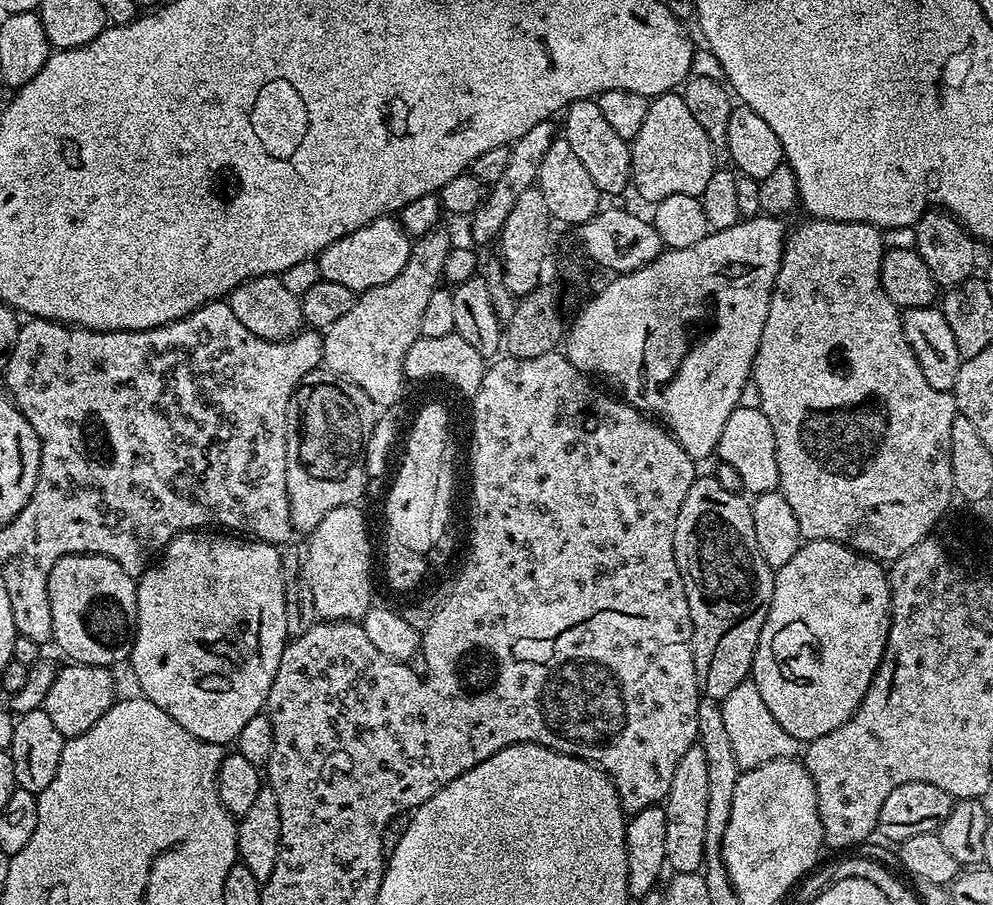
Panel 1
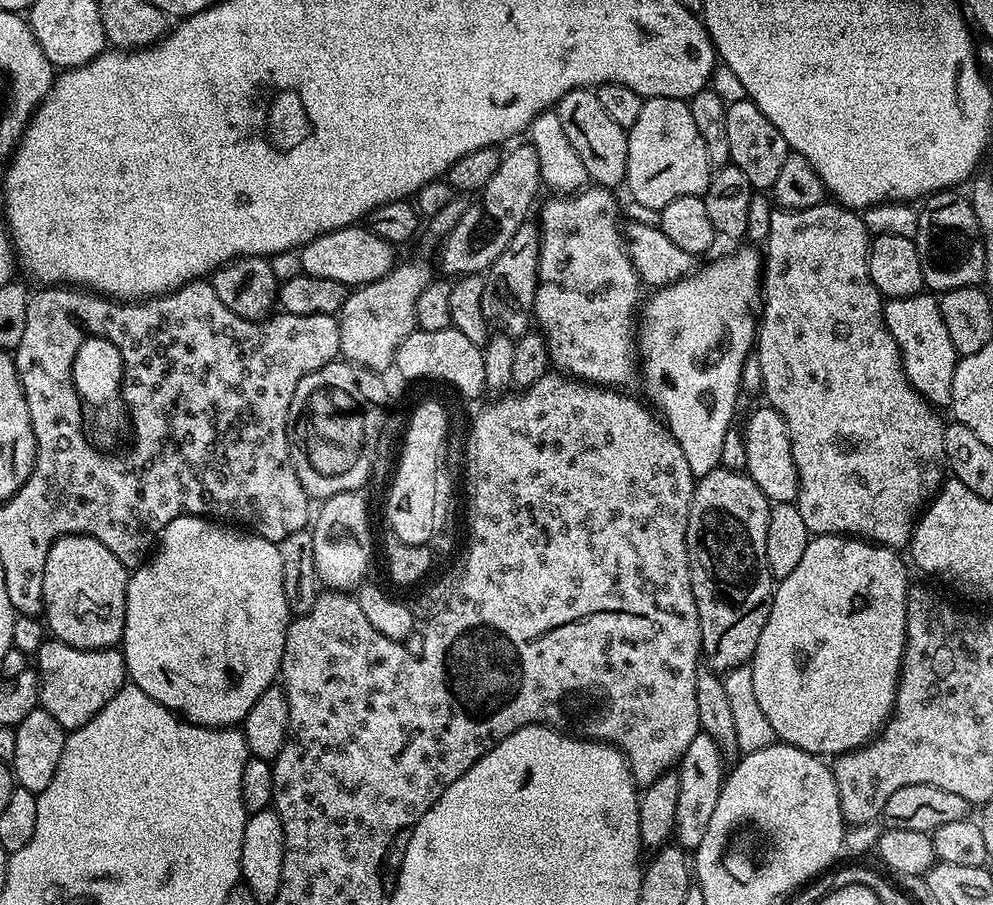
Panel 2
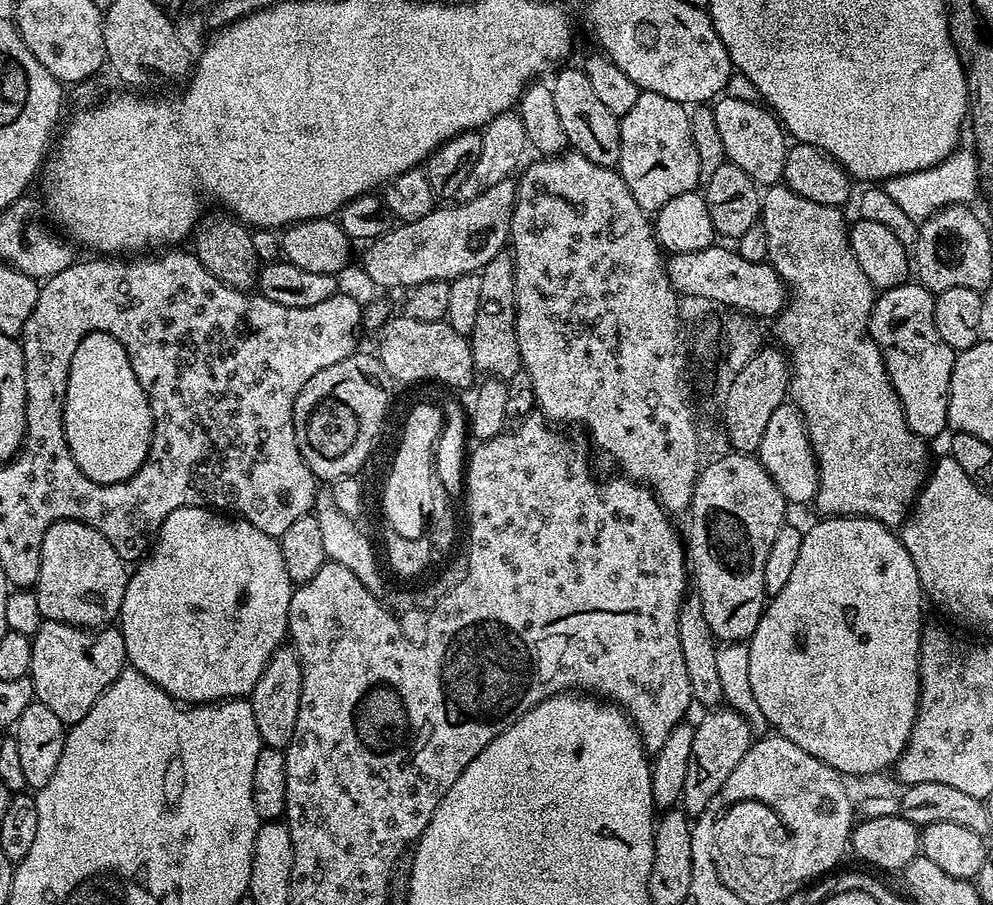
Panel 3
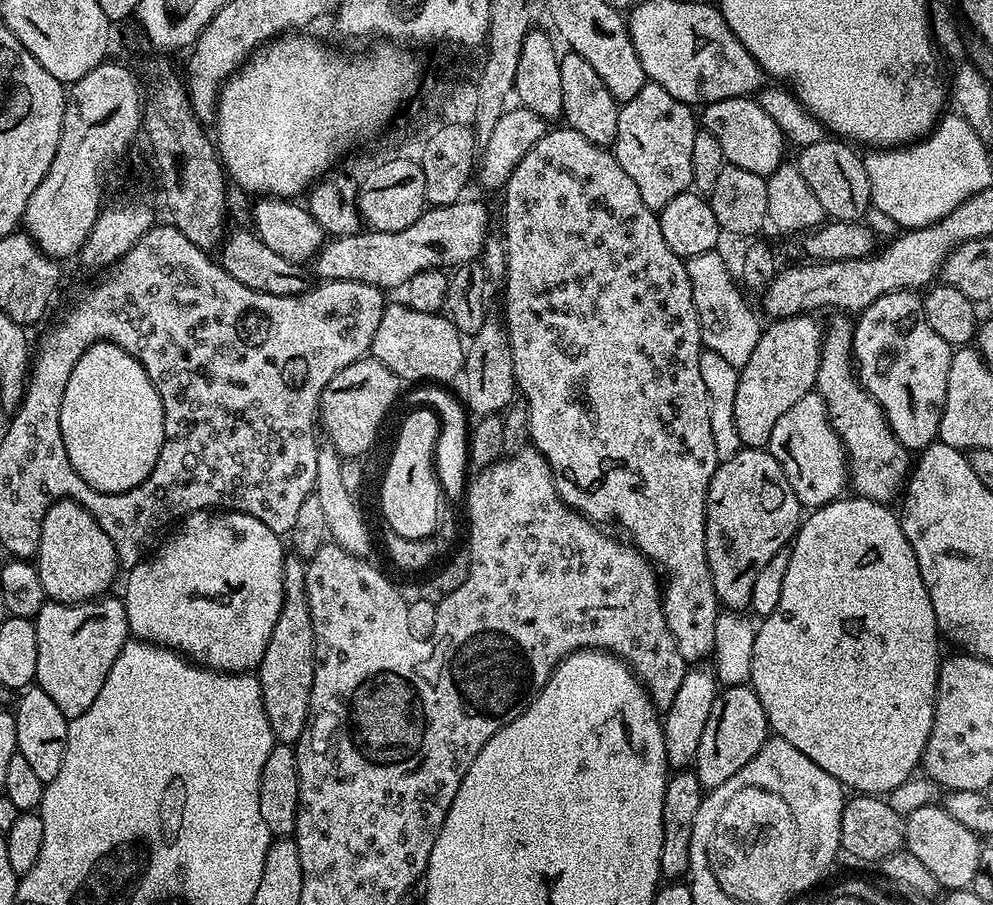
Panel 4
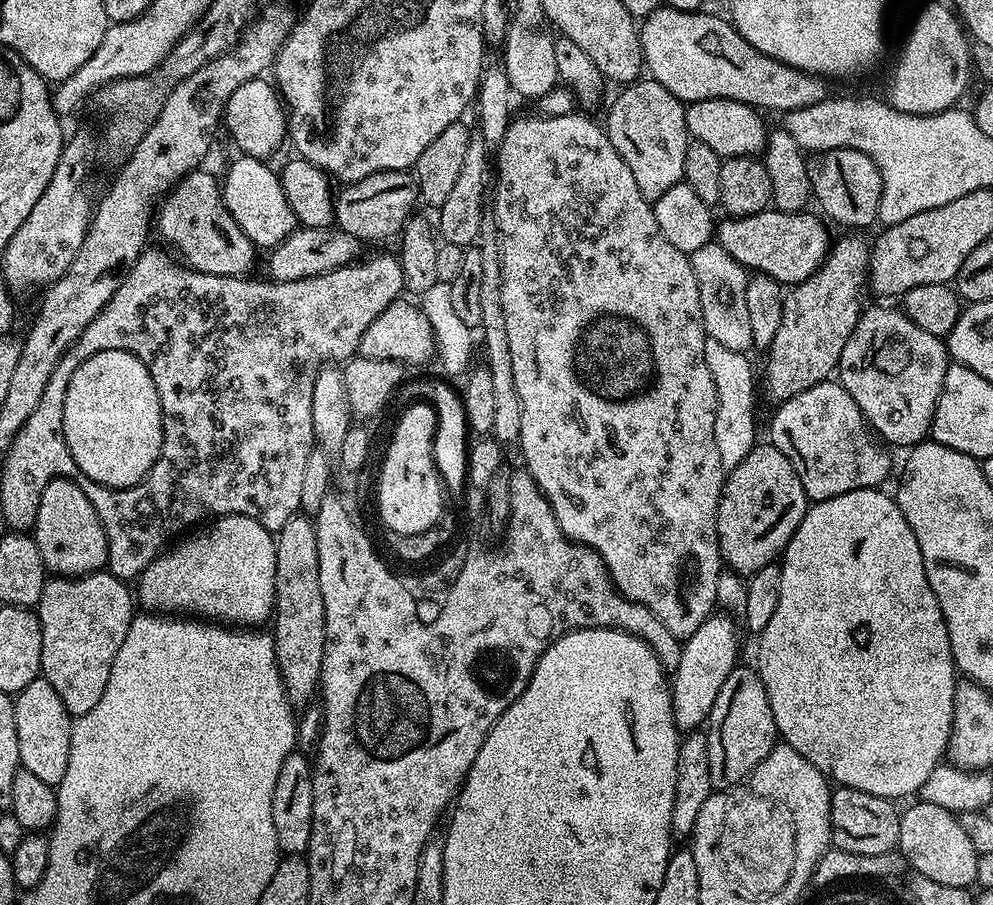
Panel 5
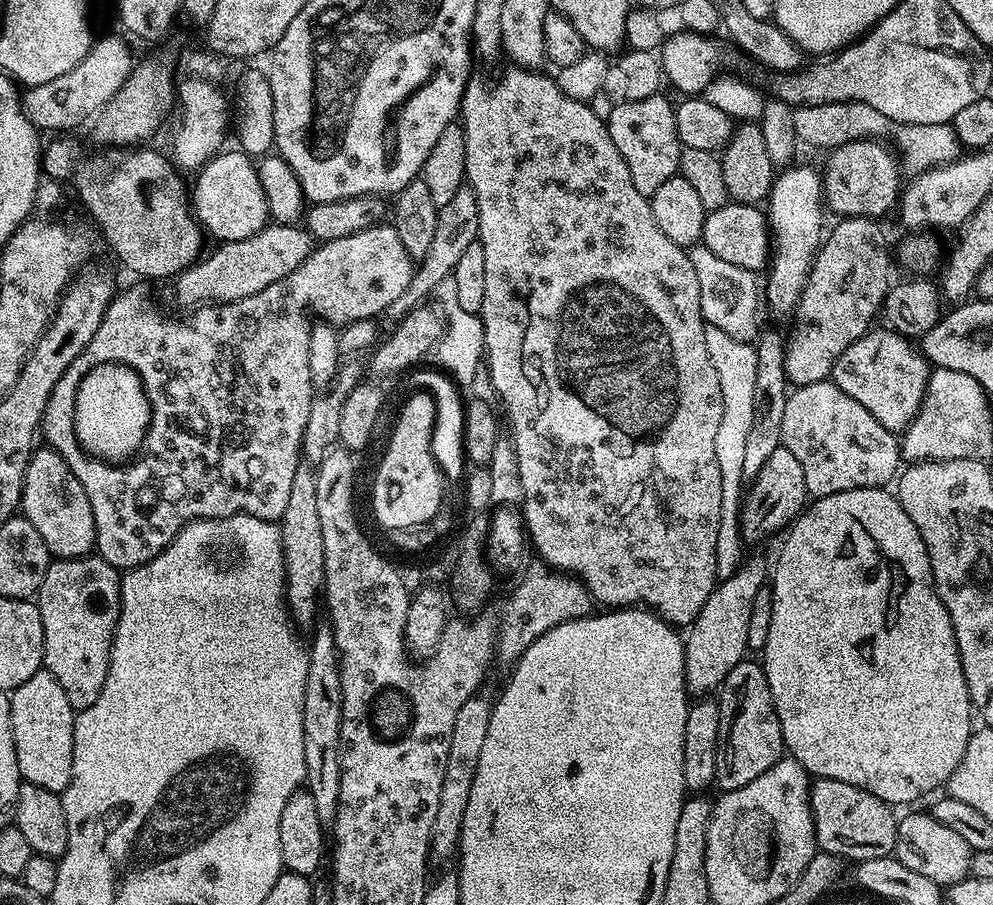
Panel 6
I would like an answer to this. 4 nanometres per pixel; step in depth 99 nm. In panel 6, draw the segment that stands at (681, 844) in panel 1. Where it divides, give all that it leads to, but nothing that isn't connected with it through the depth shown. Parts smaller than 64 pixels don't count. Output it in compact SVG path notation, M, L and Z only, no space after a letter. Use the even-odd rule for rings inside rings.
M745 658L726 674L718 689L720 706L720 749L716 784L725 792L738 790L746 782L754 782L758 774L766 774L785 755L782 726L774 710L774 698L759 663Z

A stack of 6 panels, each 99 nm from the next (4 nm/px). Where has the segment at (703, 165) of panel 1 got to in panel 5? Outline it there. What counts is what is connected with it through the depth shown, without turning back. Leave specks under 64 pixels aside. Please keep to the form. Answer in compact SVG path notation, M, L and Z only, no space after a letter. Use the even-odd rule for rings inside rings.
M641 78L617 92L620 93L608 112L608 137L614 142L614 150L622 154L622 162L630 166L630 174L634 174L640 193L654 202L684 178L686 146L690 142L685 101L651 78Z

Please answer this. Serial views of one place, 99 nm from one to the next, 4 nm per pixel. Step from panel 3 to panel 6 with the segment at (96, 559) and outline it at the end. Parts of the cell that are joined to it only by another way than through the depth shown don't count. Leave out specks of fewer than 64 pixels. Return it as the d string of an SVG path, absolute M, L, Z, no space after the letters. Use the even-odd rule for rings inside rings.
M47 446L33 451L24 475L24 489L20 495L22 514L42 534L49 557L73 560L89 555L96 546L96 523L90 498L82 490L82 482L74 478L74 470L62 462L62 458Z

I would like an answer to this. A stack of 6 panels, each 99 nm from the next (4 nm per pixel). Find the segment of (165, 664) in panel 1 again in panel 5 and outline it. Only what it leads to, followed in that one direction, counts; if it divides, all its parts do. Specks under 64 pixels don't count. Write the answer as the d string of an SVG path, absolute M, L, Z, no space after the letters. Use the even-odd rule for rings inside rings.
M218 516L196 531L191 533L193 536L189 540L181 539L176 542L181 544L173 543L152 560L150 566L146 566L146 570L142 570L134 584L139 603L141 600L148 607L145 609L156 614L191 614L196 618L223 622L228 626L263 625L260 623L264 619L265 623L273 615L276 606L276 542L273 533L265 530L254 518L245 516Z

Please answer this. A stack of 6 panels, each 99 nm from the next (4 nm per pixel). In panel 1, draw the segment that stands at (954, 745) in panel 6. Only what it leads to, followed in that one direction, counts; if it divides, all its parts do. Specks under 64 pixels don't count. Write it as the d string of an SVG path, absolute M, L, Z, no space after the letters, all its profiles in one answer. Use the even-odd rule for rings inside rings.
M810 540L801 543L798 554L786 562L786 566L775 569L774 598L770 602L770 610L766 614L766 622L762 626L762 634L758 638L756 657L752 660L750 679L758 686L758 694L762 694L762 702L766 702L770 714L774 714L778 726L786 730L786 734L793 736L798 742L811 742L822 738L822 734L830 734L830 730L838 730L856 713L878 666L882 662L884 647L888 641L890 630L890 614L892 613L892 595L888 585L888 574L885 565L881 561L864 556L845 544L839 544L833 540Z

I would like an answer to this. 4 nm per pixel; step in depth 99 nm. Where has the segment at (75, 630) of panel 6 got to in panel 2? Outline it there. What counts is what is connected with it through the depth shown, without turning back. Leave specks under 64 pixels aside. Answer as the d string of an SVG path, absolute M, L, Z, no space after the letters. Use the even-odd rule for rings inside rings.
M48 638L37 650L34 664L40 674L39 707L45 708L50 718L66 730L86 726L106 702L115 700L118 690L126 684L124 653L119 647L86 650Z

